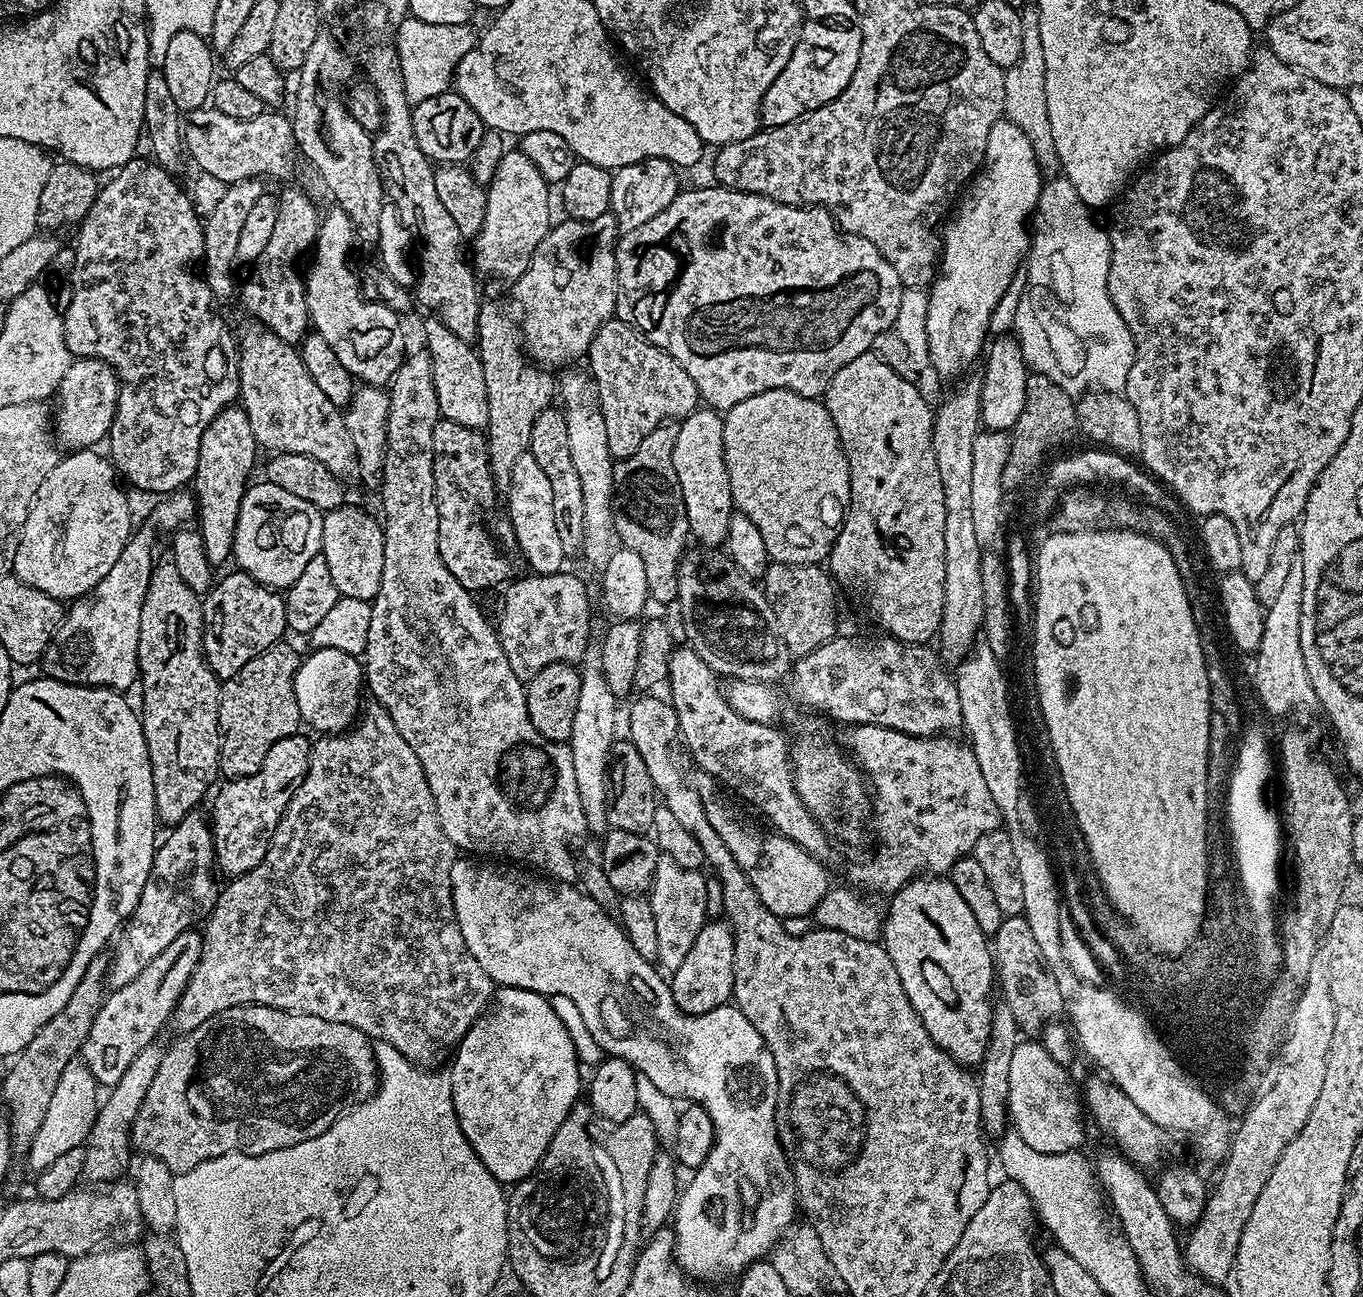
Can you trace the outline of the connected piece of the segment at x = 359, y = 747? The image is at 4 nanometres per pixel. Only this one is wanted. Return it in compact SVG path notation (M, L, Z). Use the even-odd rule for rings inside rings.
M377 702L369 703L370 704L365 703L363 705L362 715L347 731L324 734L312 740L310 766L306 770L306 778L302 778L298 790L294 790L294 798L290 798L290 802L286 806L286 810L282 814L278 826L272 832L272 839L268 841L268 849L262 858L262 862L258 862L258 866L250 868L246 874L229 879L227 881L228 885L226 885L225 888L223 885L223 887L219 889L218 895L210 911L207 913L207 916L209 915L209 924L208 929L203 929L202 932L204 946L202 948L202 954L200 955L200 961L194 970L194 974L190 978L190 982L186 986L186 990L182 994L182 998L176 1003L176 1008L172 1011L170 1024L171 1027L174 1026L177 1028L177 1033L183 1034L194 1030L198 1026L202 1026L202 1022L206 1022L206 1018L214 1018L214 1014L222 1014L222 1010L230 1010L231 1008L246 1006L247 1004L261 1004L262 1006L270 1006L271 1008L281 1008L287 1012L301 1012L302 1014L310 1014L318 1018L326 1018L326 1022L342 1022L346 1026L354 1026L358 1030L365 1032L373 1041L394 1046L394 1048L412 1064L432 1070L440 1066L440 1063L442 1063L444 1059L444 1063L449 1059L450 1053L455 1049L456 1045L459 1044L462 1037L468 1033L473 1022L475 1022L479 1016L483 1016L488 1005L491 1004L494 995L494 985L490 974L486 974L486 970L482 970L482 966L478 966L478 958L474 958L474 954L470 954L470 950L462 938L462 930L456 921L456 911L454 910L454 902L452 901L450 870L454 866L454 862L458 859L458 849L454 844L451 844L451 846L418 846L418 836L424 840L424 834L418 834L418 832L424 828L424 818L426 818L426 812L428 812L428 806L430 806L430 802L426 804L426 800L420 796L420 794L426 794L426 788L430 788L430 786L424 786L426 782L422 782L422 780L426 780L426 774L422 768L418 768L418 754L414 754L414 750L410 750L410 745L407 744L406 738L402 738L402 734L398 734L398 726L394 726L394 718L390 718L390 714L381 704ZM362 786L364 786L364 788L374 788L374 786L376 786L382 794L392 794L390 790L414 790L414 798L418 800L418 808L416 808L418 812L416 812L416 816L408 816L410 820L408 820L406 826L394 824L394 828L392 828L392 824L388 824L388 822L374 824L374 826L372 826L372 824L366 824L366 822L358 822L358 818L354 818L354 812L352 812L352 796L354 796L354 792L358 792ZM374 895L378 895L378 908L369 908Z

